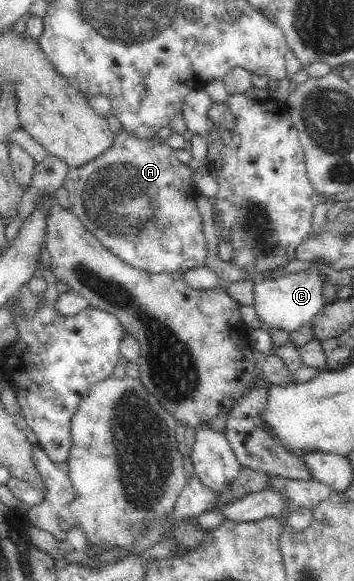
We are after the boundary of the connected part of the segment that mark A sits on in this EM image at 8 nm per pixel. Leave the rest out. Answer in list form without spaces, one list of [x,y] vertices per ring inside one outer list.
[[[122,127],[113,132],[113,144],[79,167],[70,167],[65,179],[69,210],[102,246],[139,270],[183,273],[205,265],[208,243],[197,209],[197,193],[188,162],[176,156],[165,141],[139,138]]]

